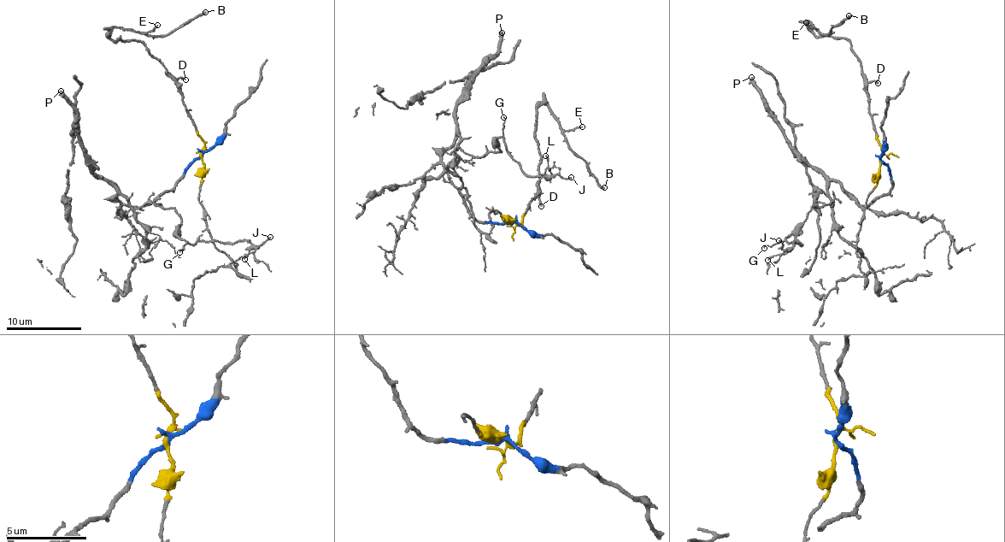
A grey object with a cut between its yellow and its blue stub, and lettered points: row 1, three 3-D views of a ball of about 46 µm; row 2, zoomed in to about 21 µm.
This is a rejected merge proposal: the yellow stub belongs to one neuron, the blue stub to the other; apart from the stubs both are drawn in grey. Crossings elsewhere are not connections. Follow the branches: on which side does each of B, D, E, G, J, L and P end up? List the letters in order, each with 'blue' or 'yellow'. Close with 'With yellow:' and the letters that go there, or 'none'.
B: yellow
D: yellow
E: yellow
G: blue
J: blue
L: blue
P: blue
With yellow: B, D, E

